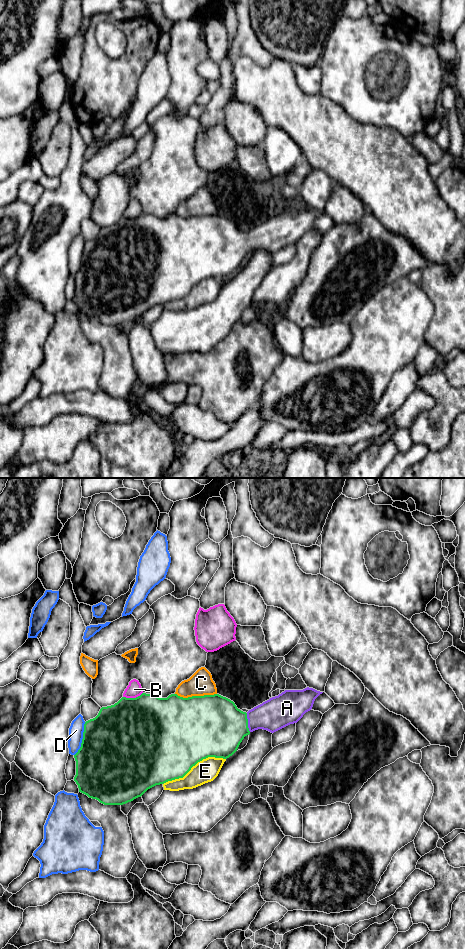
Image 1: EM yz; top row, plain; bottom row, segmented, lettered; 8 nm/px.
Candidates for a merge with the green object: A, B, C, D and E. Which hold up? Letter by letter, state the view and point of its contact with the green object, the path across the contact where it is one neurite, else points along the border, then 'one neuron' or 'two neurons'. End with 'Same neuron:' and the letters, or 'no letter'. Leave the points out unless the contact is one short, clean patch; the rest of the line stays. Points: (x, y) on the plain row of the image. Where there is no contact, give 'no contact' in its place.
A: meets green in yz at (247, 242); runs through yz (217, 247), (247, 242), (276, 233); one neuron
B: meets green in yz at (132, 218); two neurons
C: meets green in yz at (196, 216); two neurons
D: meets green in yz at (82, 259); two neurons
E: meets green in yz at (194, 285); two neurons
Same neuron: A

